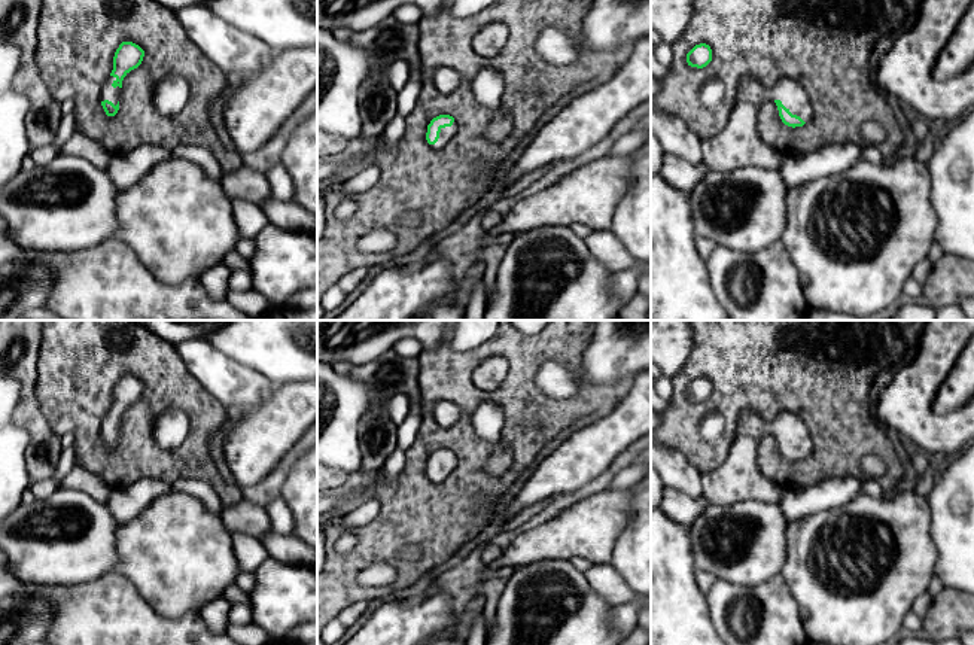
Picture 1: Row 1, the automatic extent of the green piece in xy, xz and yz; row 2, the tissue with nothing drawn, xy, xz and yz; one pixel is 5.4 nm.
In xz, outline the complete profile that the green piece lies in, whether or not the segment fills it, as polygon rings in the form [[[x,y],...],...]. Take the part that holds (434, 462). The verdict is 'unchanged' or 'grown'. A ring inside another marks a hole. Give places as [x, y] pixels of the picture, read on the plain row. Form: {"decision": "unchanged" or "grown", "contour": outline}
{"decision": "grown", "contour": [[[439,448],[427,459],[426,474],[433,483],[444,481],[457,466],[457,456],[450,448]]]}

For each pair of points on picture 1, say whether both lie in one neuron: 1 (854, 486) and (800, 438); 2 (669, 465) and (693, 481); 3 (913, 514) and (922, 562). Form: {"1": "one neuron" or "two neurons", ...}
{"1": "two neurons", "2": "one neuron", "3": "one neuron"}

